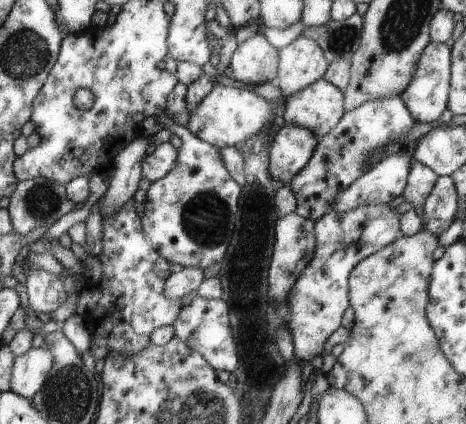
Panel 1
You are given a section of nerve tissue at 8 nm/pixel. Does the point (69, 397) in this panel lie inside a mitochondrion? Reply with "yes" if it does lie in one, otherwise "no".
yes

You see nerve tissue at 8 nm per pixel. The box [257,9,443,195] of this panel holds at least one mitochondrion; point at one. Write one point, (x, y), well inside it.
(343, 39)

